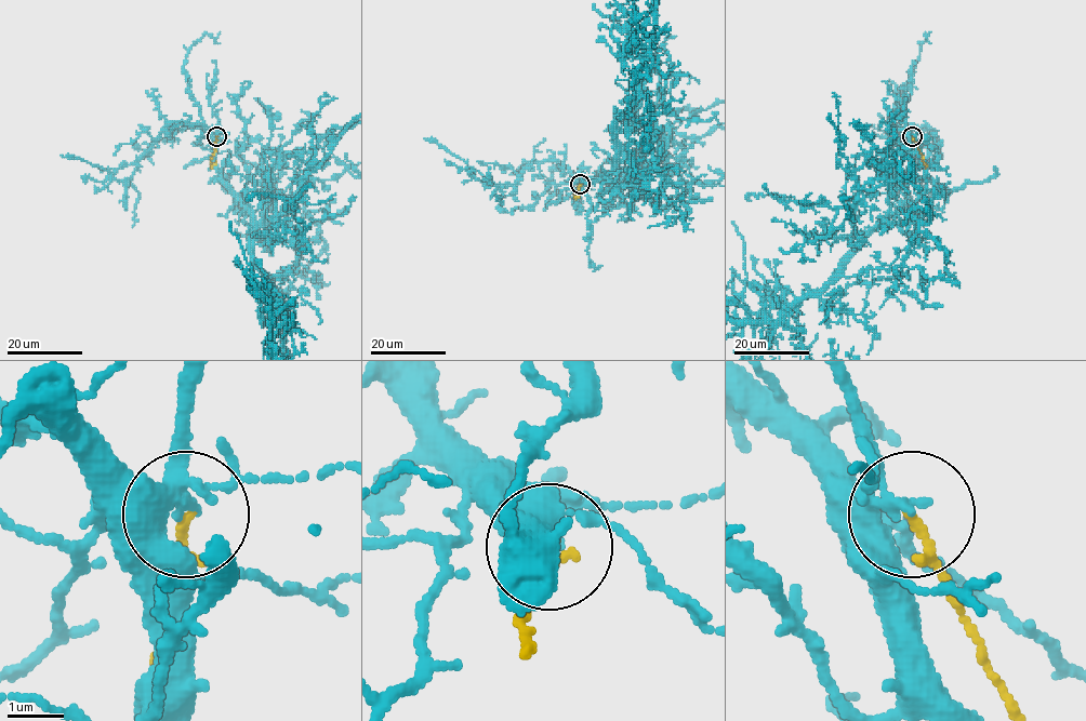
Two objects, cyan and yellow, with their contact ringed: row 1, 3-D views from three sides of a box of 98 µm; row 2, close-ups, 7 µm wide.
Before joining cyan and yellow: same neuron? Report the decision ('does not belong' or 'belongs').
does not belong

